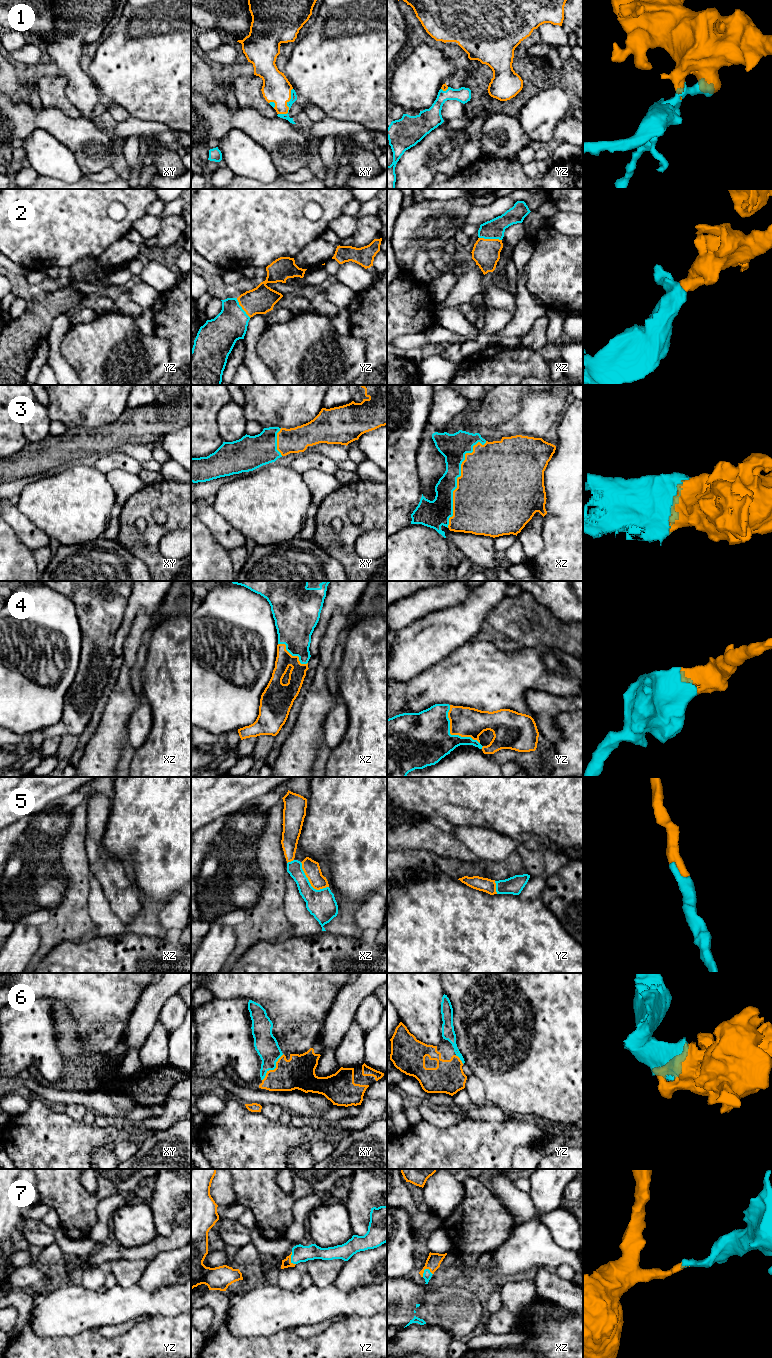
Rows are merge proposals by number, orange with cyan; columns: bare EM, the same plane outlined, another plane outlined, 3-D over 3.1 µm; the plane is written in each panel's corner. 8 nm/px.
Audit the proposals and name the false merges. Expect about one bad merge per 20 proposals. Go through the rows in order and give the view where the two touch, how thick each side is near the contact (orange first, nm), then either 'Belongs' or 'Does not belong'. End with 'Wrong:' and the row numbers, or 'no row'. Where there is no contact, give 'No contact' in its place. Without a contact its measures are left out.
1: Touches orange in xy. Thickness 220 nm (orange) against 50 nm. Belongs
2: Touches orange in xz. Thickness 220 nm (orange) against 160 nm. Belongs
3: Touches orange in xz. Thickness 480 nm (orange) against 200 nm. Belongs
4: Touches orange in yz. Thickness 240 nm (orange) against 440 nm. Belongs
5: Touches orange in xz. Thickness 140 nm (orange) against 220 nm. Belongs
6: Touches orange in xy. Thickness 260 nm (orange) against 190 nm. Belongs
7: Touches orange in xz. Thickness 120 nm (orange) against 70 nm. Belongs
Wrong: no row

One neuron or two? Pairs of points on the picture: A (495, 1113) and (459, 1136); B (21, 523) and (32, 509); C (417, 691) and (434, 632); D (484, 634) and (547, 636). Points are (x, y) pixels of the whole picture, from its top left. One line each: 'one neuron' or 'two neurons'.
A: two neurons
B: two neurons
C: two neurons
D: one neuron

